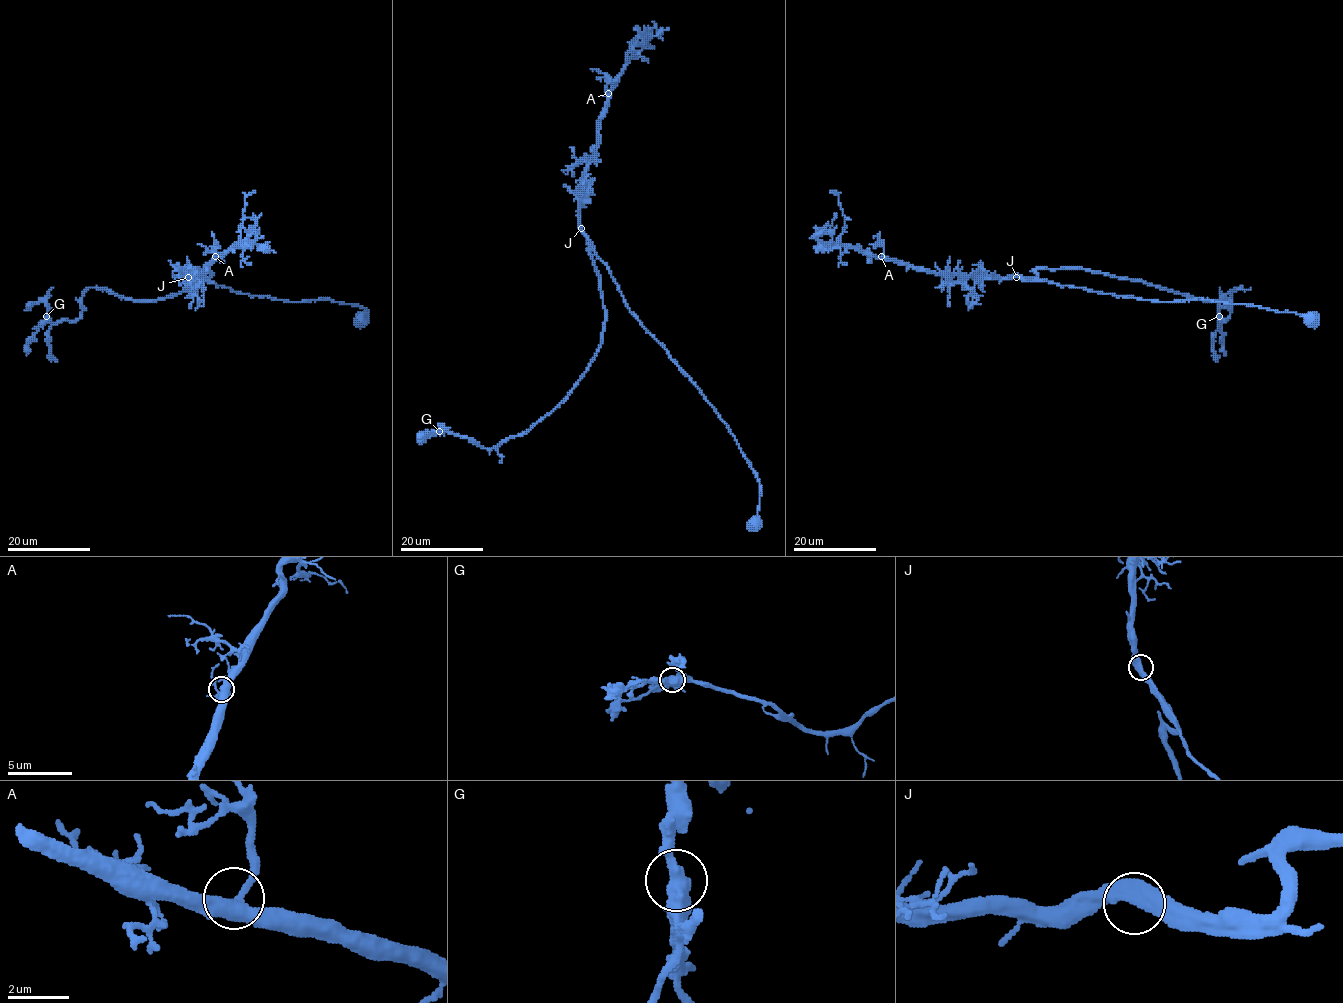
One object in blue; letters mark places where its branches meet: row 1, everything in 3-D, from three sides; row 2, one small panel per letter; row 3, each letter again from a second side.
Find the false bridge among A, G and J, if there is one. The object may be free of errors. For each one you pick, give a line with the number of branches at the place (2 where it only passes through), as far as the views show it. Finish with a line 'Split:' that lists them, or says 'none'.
Split: none

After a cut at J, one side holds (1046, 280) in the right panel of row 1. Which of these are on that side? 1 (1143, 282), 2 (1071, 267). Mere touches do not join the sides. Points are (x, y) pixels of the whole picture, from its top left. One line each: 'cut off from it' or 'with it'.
1: cut off from it
2: cut off from it

